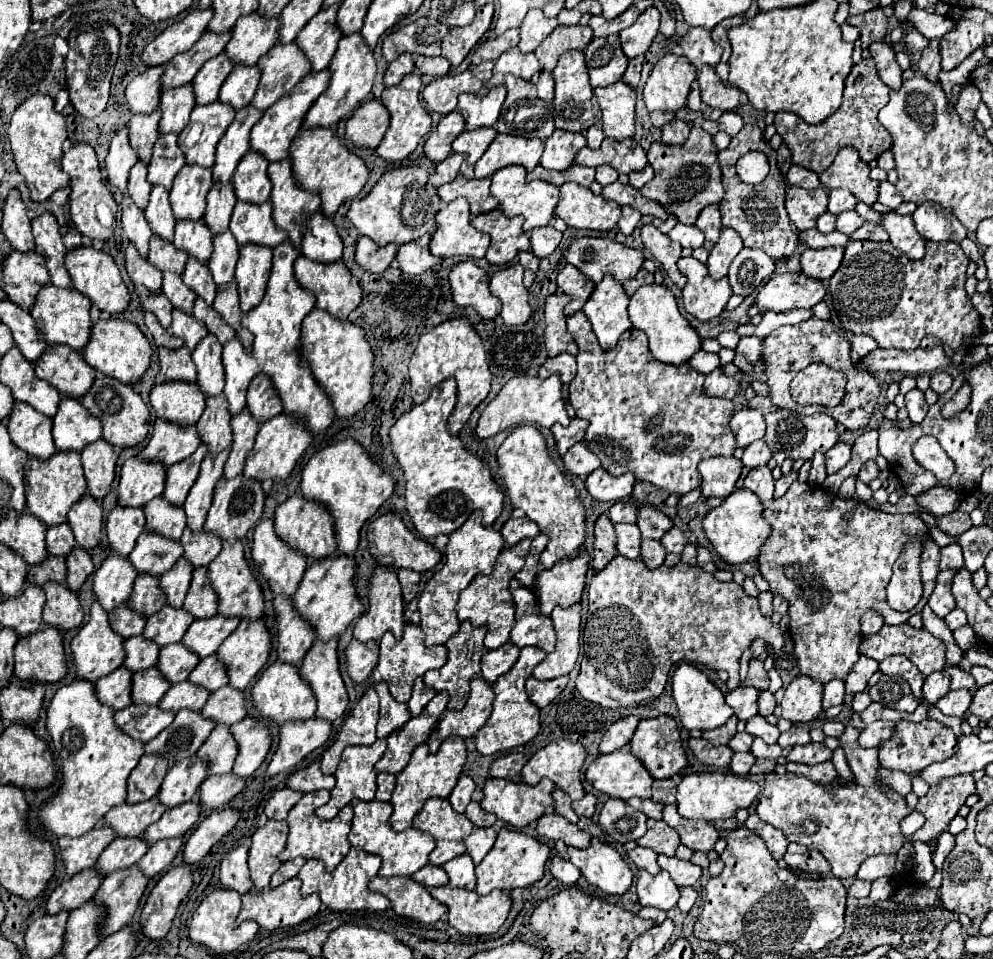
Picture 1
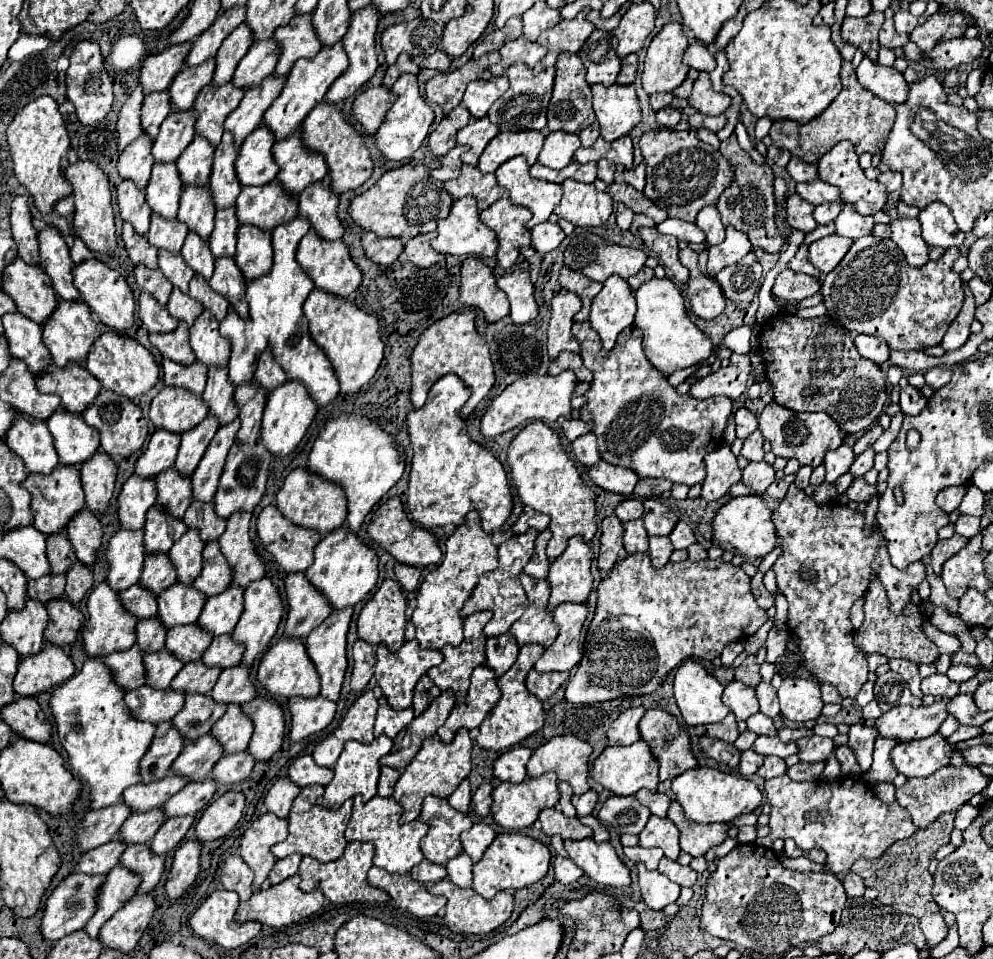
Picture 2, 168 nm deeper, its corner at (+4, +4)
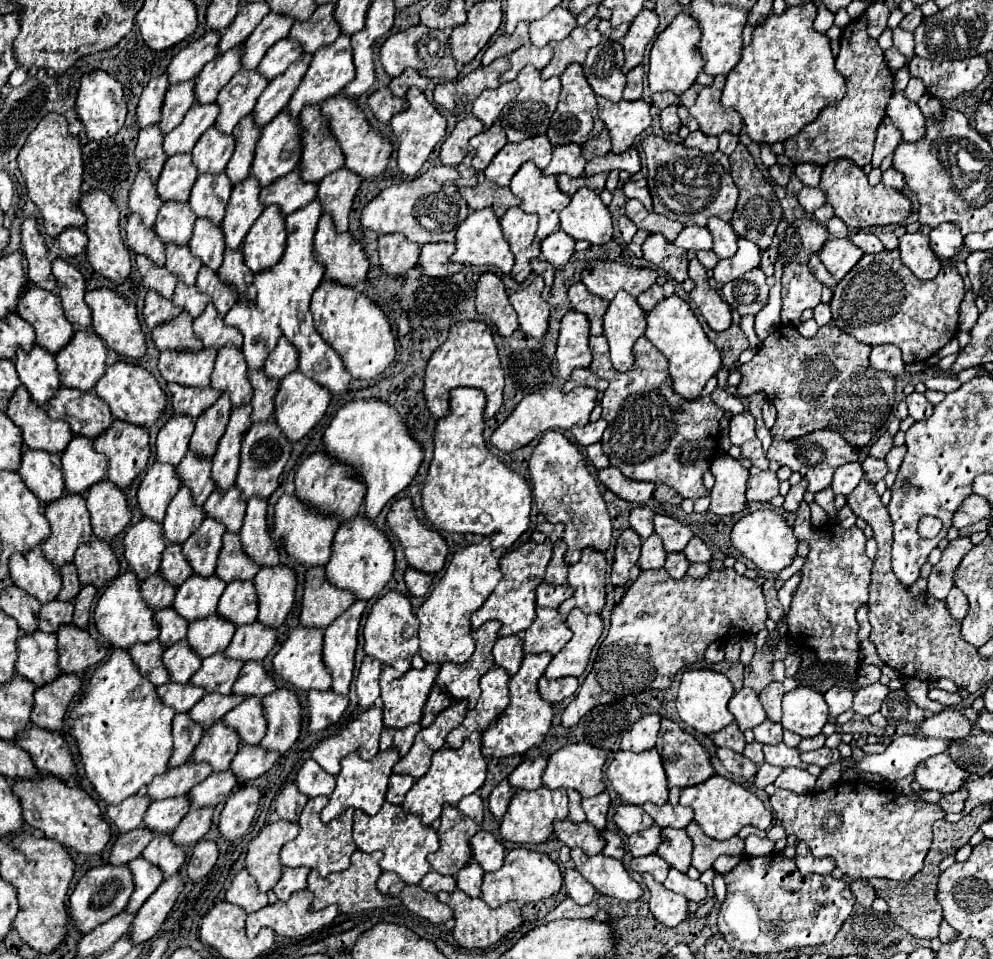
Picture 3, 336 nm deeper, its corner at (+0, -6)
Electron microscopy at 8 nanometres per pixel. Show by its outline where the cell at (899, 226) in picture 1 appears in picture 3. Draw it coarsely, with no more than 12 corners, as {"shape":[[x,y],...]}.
{"shape":[[926,234],[900,238],[902,262],[920,280],[942,270]]}

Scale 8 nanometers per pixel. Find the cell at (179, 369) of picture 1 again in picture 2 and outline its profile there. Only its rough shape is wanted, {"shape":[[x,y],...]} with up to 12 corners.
{"shape":[[188,324],[170,334],[152,334],[150,342],[178,364],[196,360],[188,344]]}

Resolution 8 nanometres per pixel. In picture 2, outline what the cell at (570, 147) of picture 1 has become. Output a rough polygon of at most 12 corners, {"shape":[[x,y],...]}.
{"shape":[[550,132],[538,162],[560,170],[580,148],[578,134]]}

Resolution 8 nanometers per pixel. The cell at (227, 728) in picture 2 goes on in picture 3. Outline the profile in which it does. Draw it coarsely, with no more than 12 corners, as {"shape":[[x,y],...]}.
{"shape":[[248,696],[224,716],[242,744],[260,744],[266,732],[262,698]]}

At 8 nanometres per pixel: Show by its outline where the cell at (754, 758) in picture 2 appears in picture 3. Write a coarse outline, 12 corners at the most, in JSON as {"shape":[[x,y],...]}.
{"shape":[[762,764],[756,774],[756,786],[772,784],[782,768]]}

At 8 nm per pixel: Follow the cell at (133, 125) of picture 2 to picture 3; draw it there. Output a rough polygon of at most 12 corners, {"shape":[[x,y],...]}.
{"shape":[[152,78],[140,96],[136,122],[140,128],[160,122],[170,82]]}

